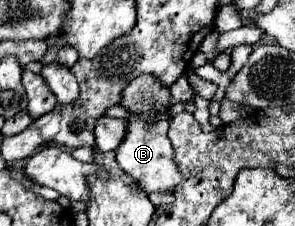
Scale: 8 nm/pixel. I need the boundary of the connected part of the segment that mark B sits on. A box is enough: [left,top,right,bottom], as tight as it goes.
[116,74,182,192]

